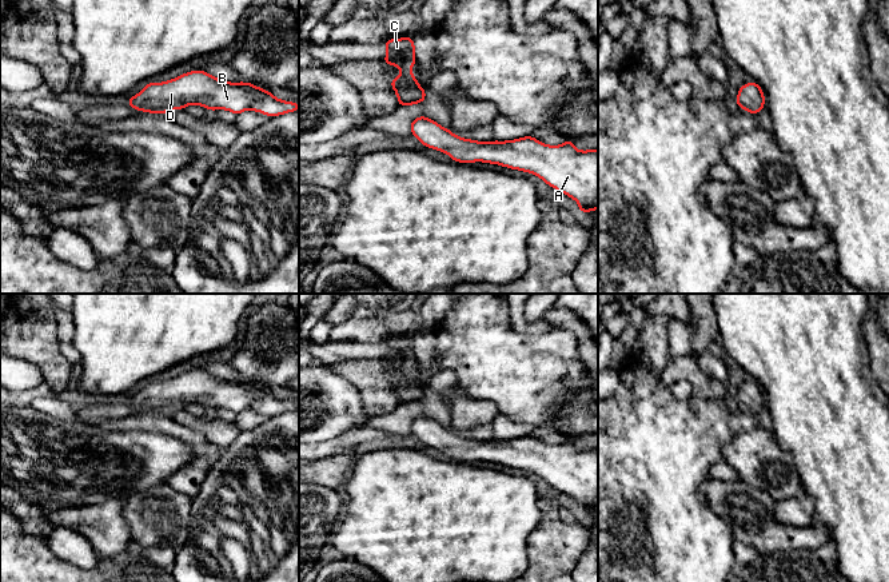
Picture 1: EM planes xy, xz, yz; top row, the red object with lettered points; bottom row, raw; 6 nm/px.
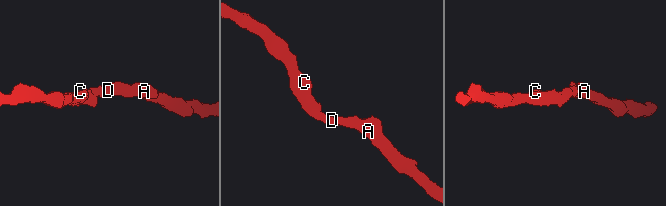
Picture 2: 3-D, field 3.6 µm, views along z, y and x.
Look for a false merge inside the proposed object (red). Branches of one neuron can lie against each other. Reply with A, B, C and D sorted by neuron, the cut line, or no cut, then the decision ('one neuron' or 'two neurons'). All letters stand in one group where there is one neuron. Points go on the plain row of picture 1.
groups A B C D; cut none; one neuron

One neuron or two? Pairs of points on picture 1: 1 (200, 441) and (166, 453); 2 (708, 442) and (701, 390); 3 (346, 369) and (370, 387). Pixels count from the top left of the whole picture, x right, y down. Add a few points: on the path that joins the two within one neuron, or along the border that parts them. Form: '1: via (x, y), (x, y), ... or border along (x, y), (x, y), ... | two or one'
1: border along (159, 431), (178, 437), (196, 453) | two
2: border along (693, 394), (701, 398), (721, 398), (732, 407) | two
3: via (351, 370), (365, 382) | one

